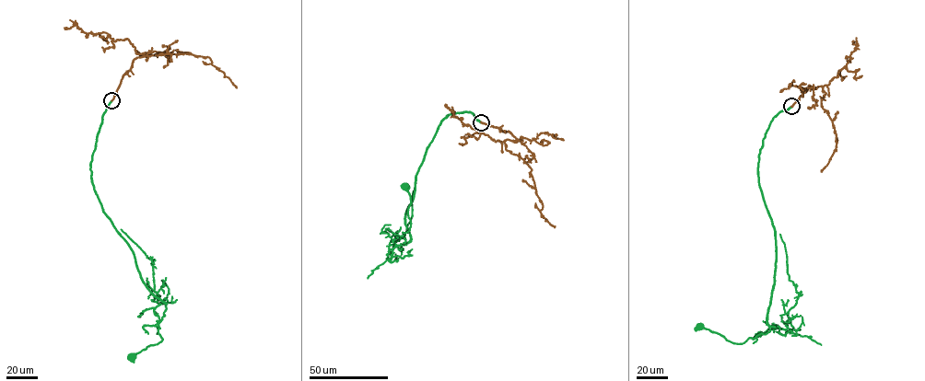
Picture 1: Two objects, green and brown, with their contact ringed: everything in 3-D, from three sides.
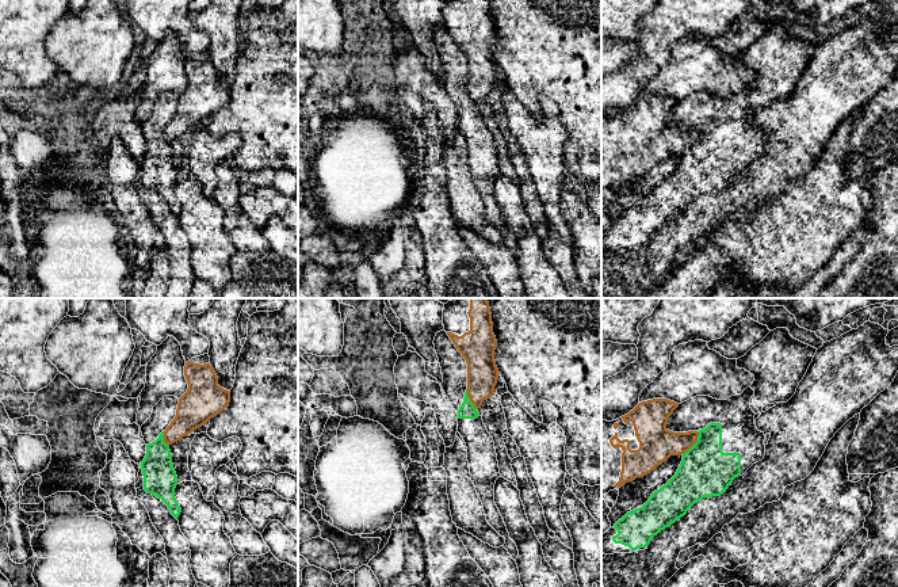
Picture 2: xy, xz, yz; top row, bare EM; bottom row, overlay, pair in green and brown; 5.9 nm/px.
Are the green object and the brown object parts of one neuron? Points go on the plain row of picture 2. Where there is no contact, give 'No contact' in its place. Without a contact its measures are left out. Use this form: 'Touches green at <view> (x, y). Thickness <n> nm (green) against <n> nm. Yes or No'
Touches green at yz (695, 140). Thickness 300 nm (green) against 200 nm. No

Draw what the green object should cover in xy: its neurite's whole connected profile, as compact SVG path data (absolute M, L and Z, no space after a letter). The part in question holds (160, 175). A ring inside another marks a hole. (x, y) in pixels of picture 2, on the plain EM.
M164 92L152 107L150 114L141 122L146 152L141 159L144 186L156 191L177 216L181 205L175 194L177 172L172 160L169 142L164 138L164 127L176 113L179 95Z

